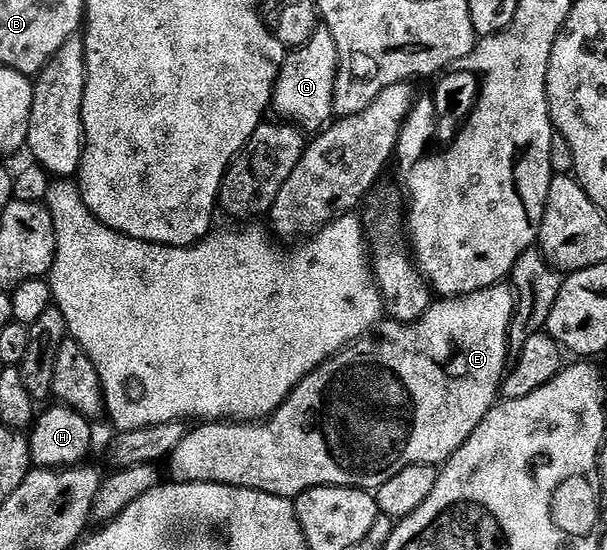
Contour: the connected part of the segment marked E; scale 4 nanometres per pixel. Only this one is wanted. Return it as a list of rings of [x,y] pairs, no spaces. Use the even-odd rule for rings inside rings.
[[[501,282],[469,296],[449,296],[437,299],[428,307],[426,314],[422,314],[422,318],[414,324],[400,324],[391,318],[381,319],[378,324],[380,336],[365,334],[359,340],[352,341],[341,352],[337,352],[323,364],[319,364],[309,376],[300,379],[298,386],[292,389],[283,404],[279,404],[271,415],[257,419],[255,422],[204,422],[196,426],[193,432],[192,429],[185,431],[182,442],[178,442],[178,446],[172,451],[170,457],[171,479],[177,484],[225,484],[235,488],[249,488],[275,496],[295,498],[311,488],[374,490],[378,486],[382,486],[382,482],[394,478],[394,474],[398,474],[398,470],[406,470],[406,466],[414,466],[415,464],[443,465],[467,442],[470,434],[474,434],[474,430],[480,425],[482,418],[486,418],[492,405],[497,403],[500,396],[500,386],[506,375],[506,365],[510,360],[508,331],[515,310],[516,294],[512,291],[512,285],[508,282]]]

